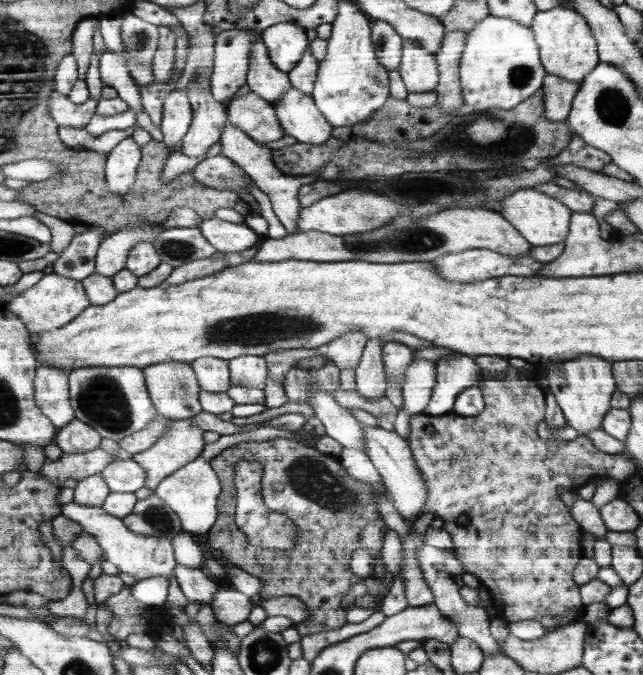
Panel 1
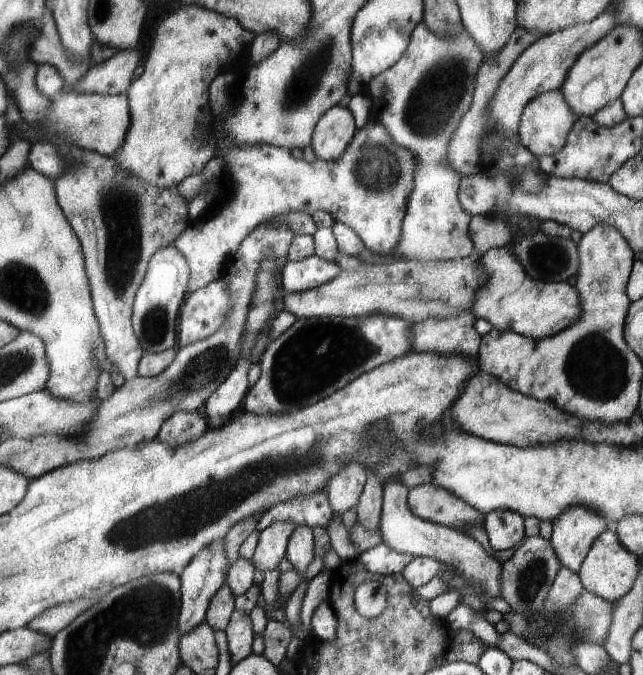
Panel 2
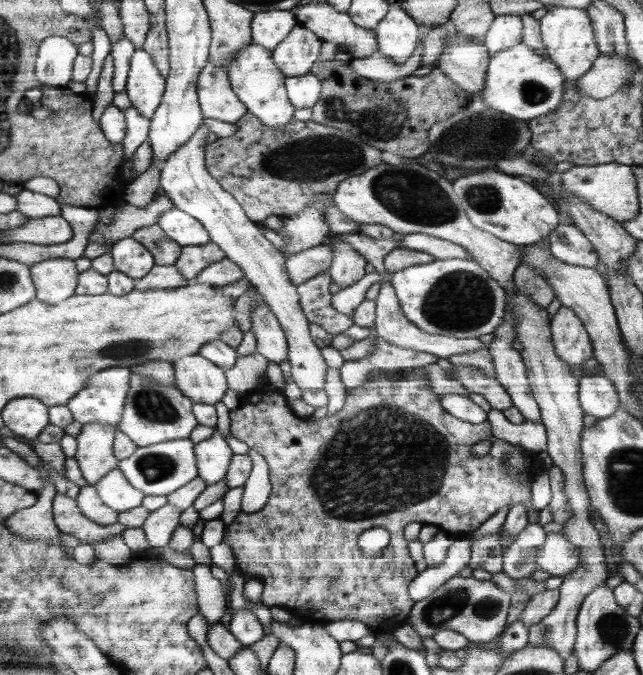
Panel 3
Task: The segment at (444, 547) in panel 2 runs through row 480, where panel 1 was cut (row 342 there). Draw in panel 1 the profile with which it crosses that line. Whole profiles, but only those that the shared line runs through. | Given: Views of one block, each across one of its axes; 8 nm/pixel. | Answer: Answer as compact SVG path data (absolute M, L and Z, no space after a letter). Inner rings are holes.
M387 342L383 344L382 364L384 364L385 379L392 386L402 388L406 380L406 372L413 363L413 348L401 342Z

